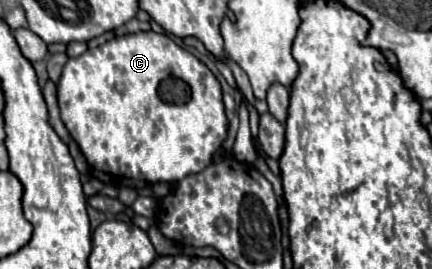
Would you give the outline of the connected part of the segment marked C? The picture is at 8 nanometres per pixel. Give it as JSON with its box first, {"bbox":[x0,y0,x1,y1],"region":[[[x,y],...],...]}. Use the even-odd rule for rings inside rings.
{"bbox":[58,30,228,190],"region":[[[152,30],[126,34],[126,36],[114,38],[114,40],[108,40],[102,46],[86,50],[78,58],[70,58],[58,80],[58,106],[60,106],[60,118],[62,118],[64,126],[68,128],[68,132],[72,134],[72,138],[76,140],[76,144],[80,146],[84,158],[92,170],[92,176],[96,176],[98,180],[102,180],[106,184],[114,184],[118,188],[128,186],[128,188],[142,190],[142,188],[158,184],[158,182],[180,182],[188,174],[198,174],[212,162],[214,152],[222,146],[222,142],[226,140],[226,134],[228,134],[228,118],[226,118],[226,110],[224,110],[224,102],[222,102],[222,88],[220,88],[220,82],[216,80],[216,76],[208,70],[206,64],[202,64],[194,54],[186,52],[182,46],[178,46],[172,38],[168,38],[166,34],[156,34]]]}

